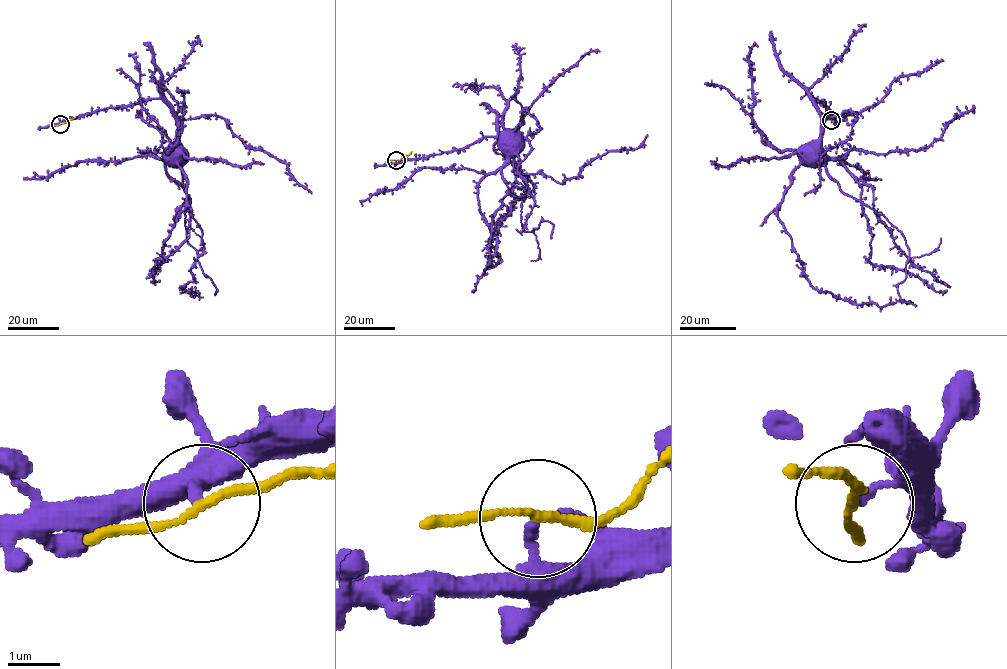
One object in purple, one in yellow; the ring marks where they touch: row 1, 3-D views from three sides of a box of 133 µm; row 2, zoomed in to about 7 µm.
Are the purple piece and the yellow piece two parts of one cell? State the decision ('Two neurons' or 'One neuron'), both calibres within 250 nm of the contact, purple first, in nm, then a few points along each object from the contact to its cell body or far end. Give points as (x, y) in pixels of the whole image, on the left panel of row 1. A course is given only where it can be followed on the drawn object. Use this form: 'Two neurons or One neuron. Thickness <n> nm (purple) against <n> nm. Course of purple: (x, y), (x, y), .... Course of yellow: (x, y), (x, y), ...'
Two neurons. Thickness 180 nm (purple) against 150 nm. Course of purple: (60, 124), (150, 98), (170, 109), (204, 247), (190, 270), (195, 281), (181, 288), (199, 295), (180, 293). Course of yellow: (60, 124), (76, 117)

